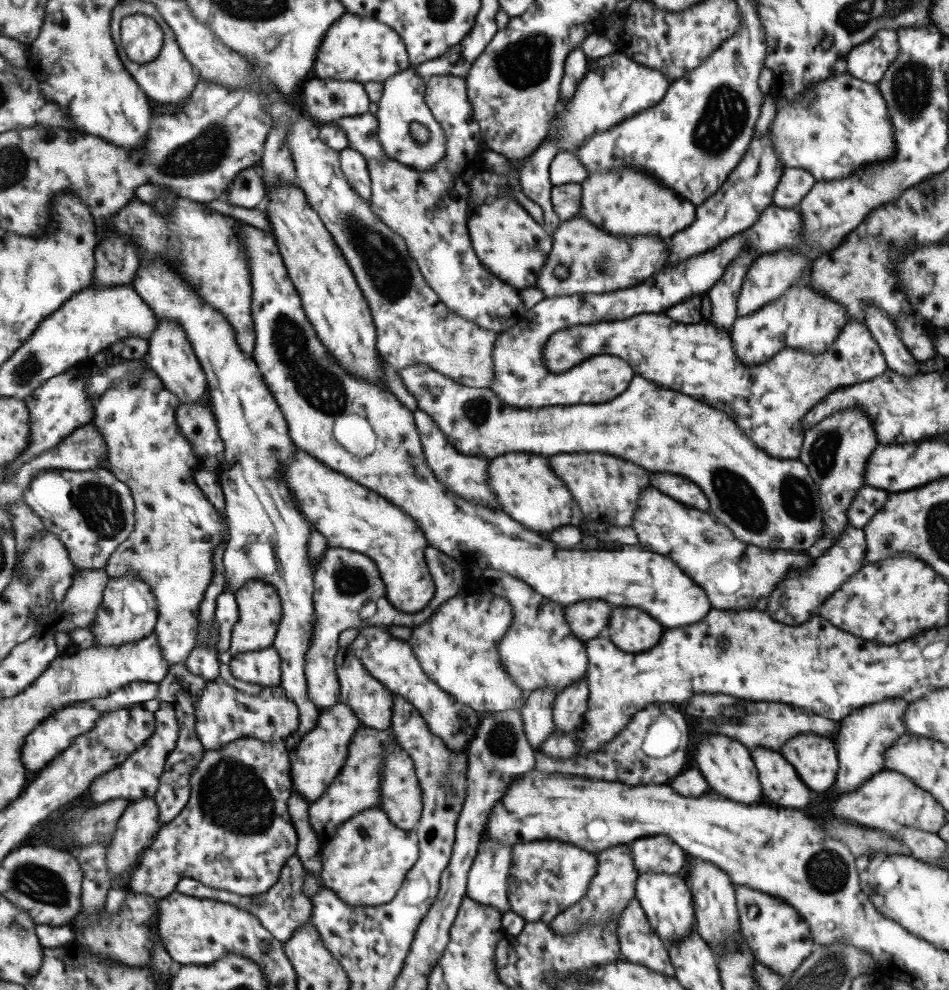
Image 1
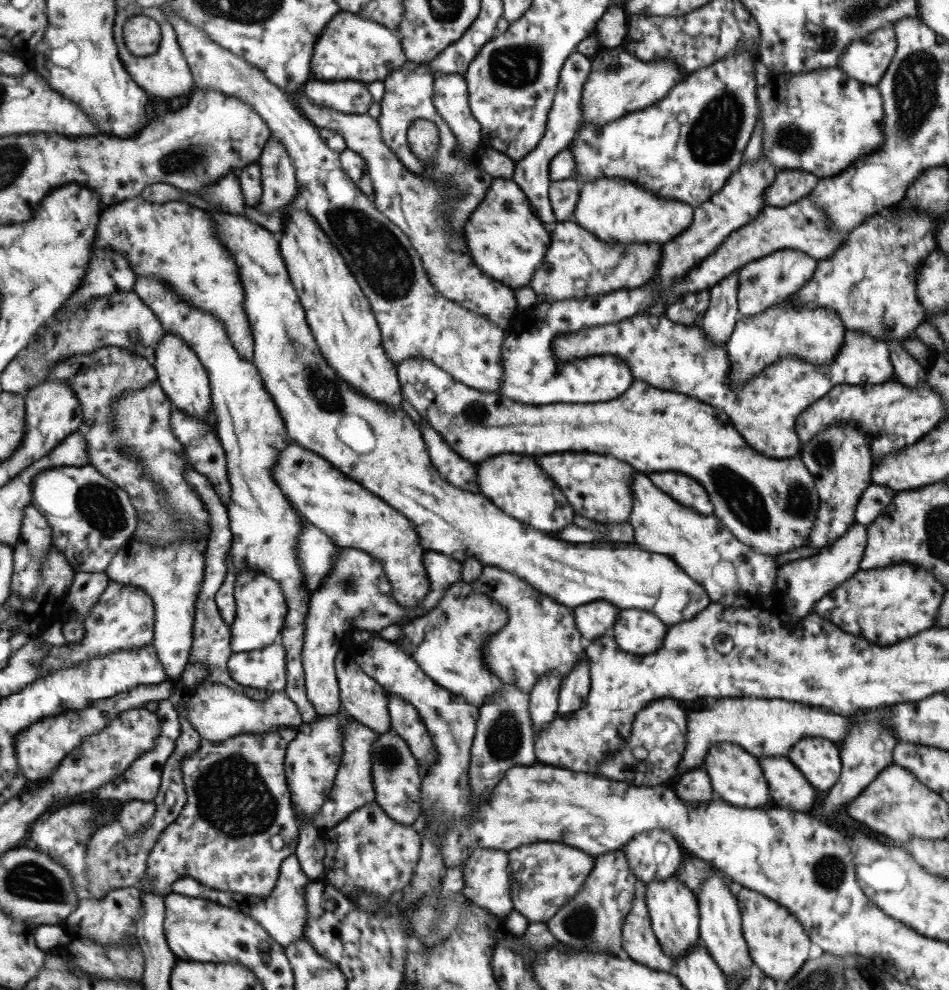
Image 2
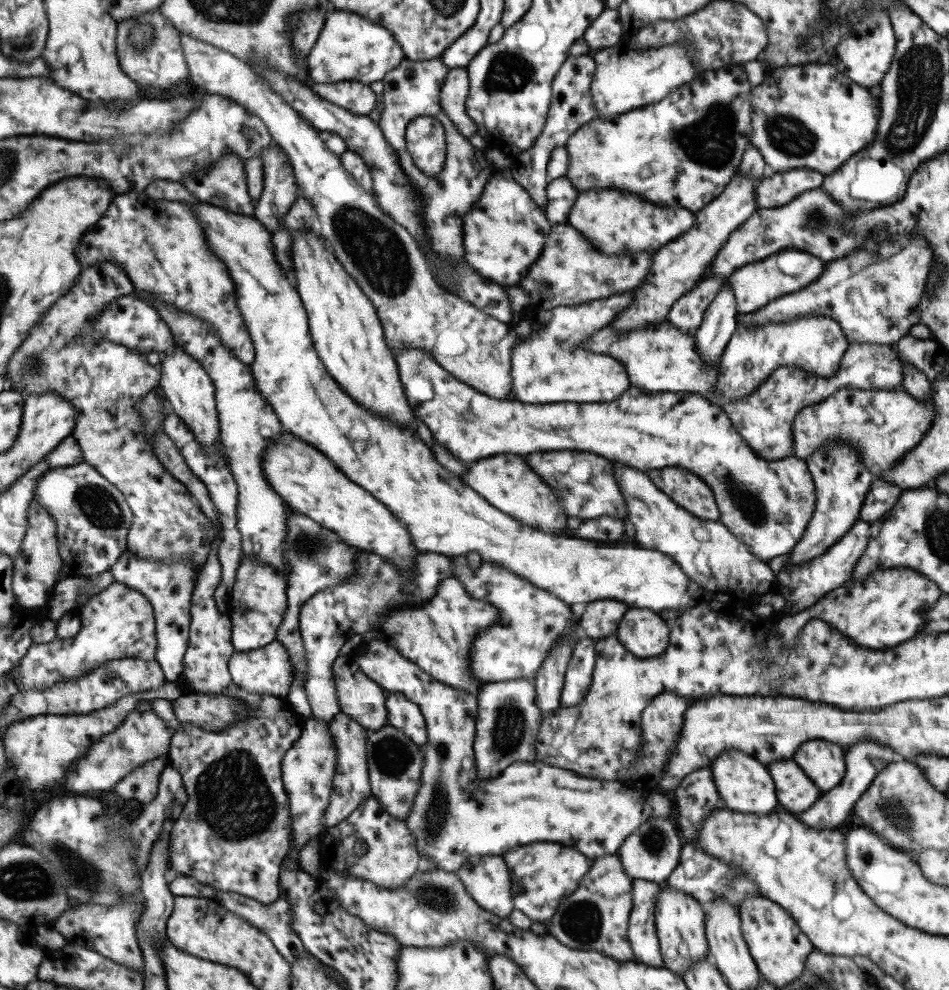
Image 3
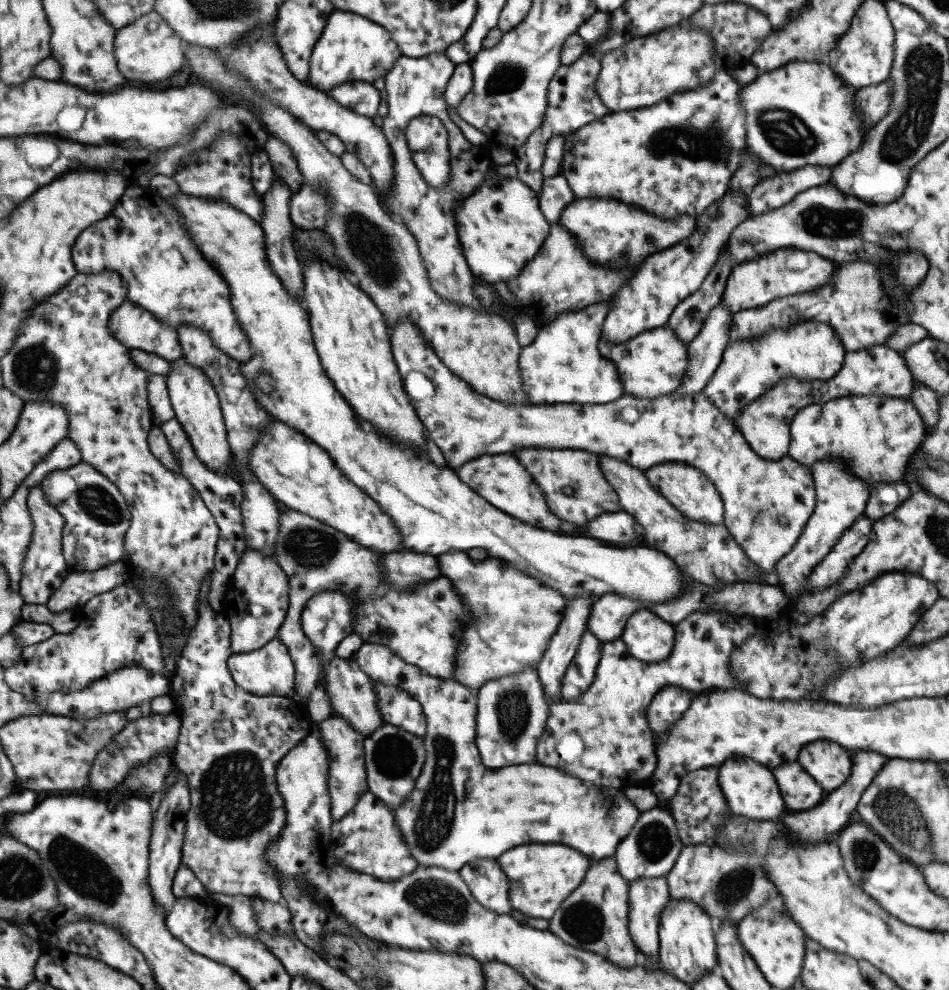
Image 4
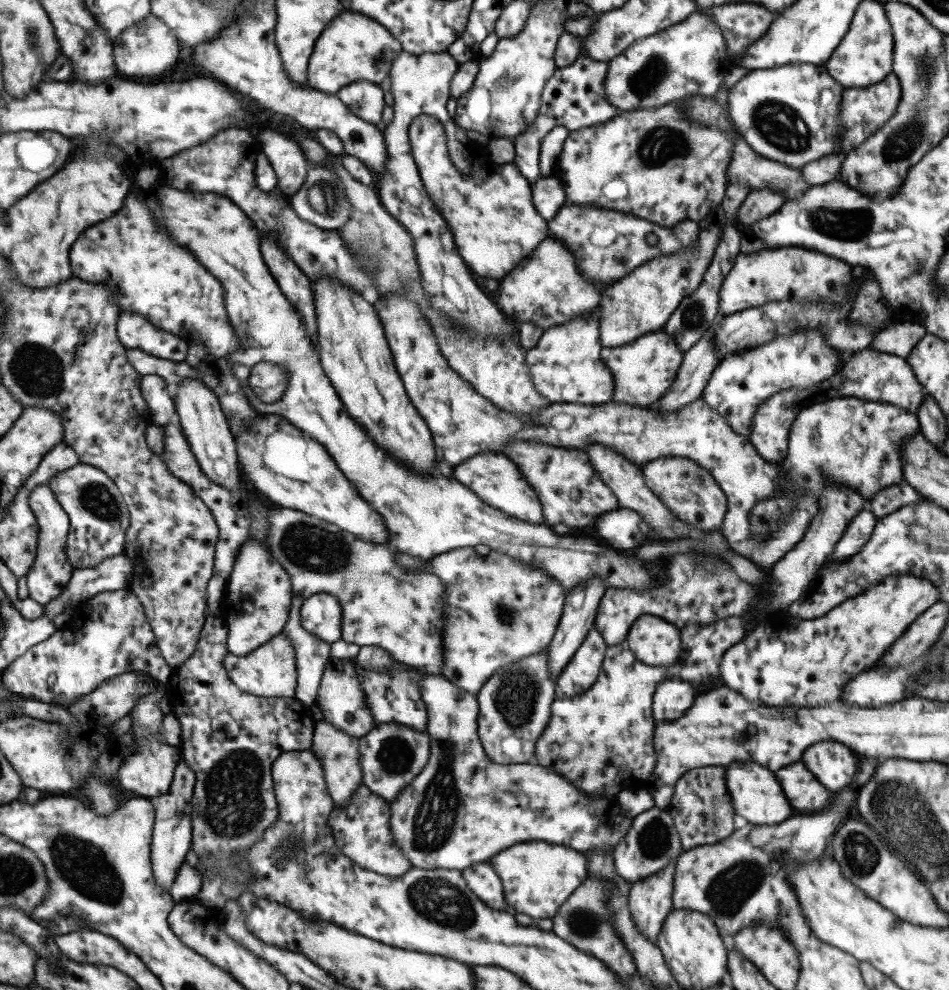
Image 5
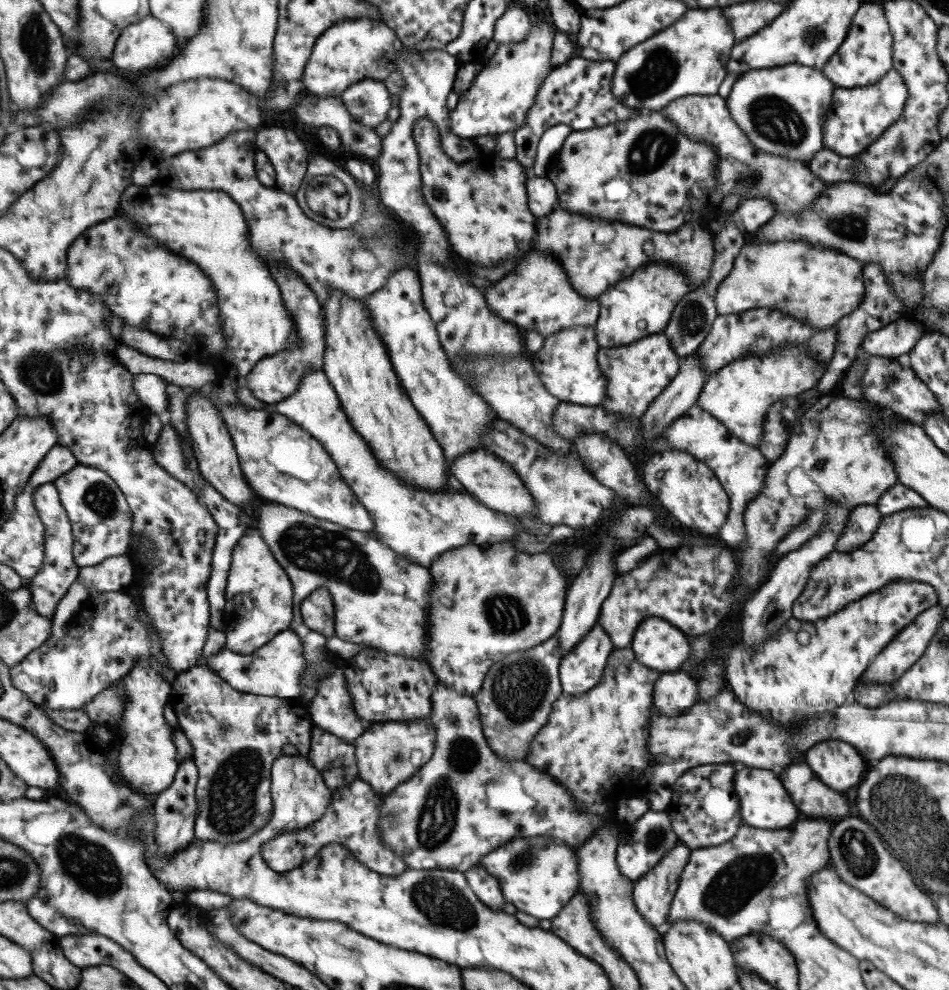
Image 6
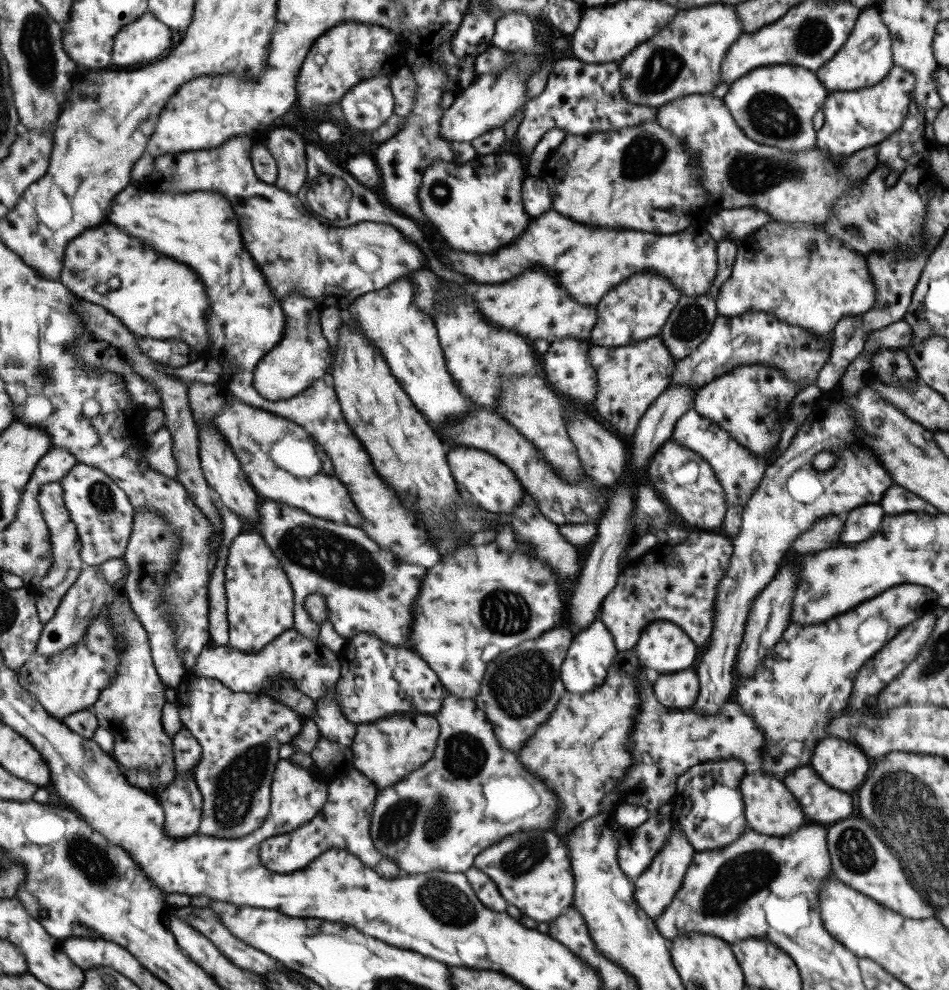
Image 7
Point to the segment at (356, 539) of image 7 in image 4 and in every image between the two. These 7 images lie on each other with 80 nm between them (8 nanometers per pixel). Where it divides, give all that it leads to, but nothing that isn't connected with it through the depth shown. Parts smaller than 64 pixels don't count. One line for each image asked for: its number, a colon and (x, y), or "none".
4: (421, 626)
5: (382, 604)
6: (380, 599)

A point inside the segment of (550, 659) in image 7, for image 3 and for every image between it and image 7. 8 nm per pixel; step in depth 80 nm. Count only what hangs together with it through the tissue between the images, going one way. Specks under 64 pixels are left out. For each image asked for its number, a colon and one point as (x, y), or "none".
3: (505, 729)
4: (511, 710)
5: (514, 703)
6: (514, 701)

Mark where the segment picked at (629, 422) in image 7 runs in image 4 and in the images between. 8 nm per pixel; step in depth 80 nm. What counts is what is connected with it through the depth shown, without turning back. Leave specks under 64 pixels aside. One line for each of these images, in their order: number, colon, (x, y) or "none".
4: (654, 363)
5: (642, 371)
6: (636, 373)

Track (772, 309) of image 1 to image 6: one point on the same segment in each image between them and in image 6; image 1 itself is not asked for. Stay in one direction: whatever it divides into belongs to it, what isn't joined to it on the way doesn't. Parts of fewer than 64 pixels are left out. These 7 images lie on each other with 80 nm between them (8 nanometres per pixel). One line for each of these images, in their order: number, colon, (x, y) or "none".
2: (814, 335)
3: (815, 345)
4: (807, 351)
5: (740, 382)
6: (739, 395)

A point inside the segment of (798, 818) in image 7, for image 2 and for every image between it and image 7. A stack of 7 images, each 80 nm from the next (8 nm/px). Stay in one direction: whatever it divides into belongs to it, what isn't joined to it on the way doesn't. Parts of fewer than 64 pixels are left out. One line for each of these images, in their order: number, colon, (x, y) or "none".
2: (734, 775)
3: (743, 785)
4: (749, 789)
5: (755, 795)
6: (763, 803)

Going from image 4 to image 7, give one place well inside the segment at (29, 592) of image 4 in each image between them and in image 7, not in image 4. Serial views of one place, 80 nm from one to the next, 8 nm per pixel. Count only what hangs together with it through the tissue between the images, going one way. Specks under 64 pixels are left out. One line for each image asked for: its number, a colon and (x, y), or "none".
5: (52, 572)
6: (60, 571)
7: (67, 566)

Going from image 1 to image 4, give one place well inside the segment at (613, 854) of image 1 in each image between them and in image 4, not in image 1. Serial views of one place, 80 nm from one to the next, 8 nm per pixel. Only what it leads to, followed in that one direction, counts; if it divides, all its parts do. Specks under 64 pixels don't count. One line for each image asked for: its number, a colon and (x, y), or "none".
2: (594, 915)
3: (594, 916)
4: (593, 917)

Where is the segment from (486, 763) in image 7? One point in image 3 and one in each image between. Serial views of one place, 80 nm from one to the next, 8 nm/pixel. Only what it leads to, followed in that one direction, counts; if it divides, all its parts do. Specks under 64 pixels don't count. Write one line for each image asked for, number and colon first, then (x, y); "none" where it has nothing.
3: (453, 817)
4: (459, 810)
5: (447, 818)
6: (438, 819)

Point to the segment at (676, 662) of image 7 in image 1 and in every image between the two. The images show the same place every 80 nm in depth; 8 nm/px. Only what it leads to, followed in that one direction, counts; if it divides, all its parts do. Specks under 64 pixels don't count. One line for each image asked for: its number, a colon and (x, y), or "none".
1: (630, 631)
2: (635, 631)
3: (642, 633)
4: (647, 638)
5: (654, 642)
6: (658, 645)

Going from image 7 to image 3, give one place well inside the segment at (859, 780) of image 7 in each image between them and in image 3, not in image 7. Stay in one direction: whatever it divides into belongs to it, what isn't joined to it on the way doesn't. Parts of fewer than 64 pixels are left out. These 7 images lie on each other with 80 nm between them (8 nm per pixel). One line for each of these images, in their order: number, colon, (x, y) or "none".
3: (822, 761)
4: (828, 764)
5: (834, 765)
6: (838, 765)

